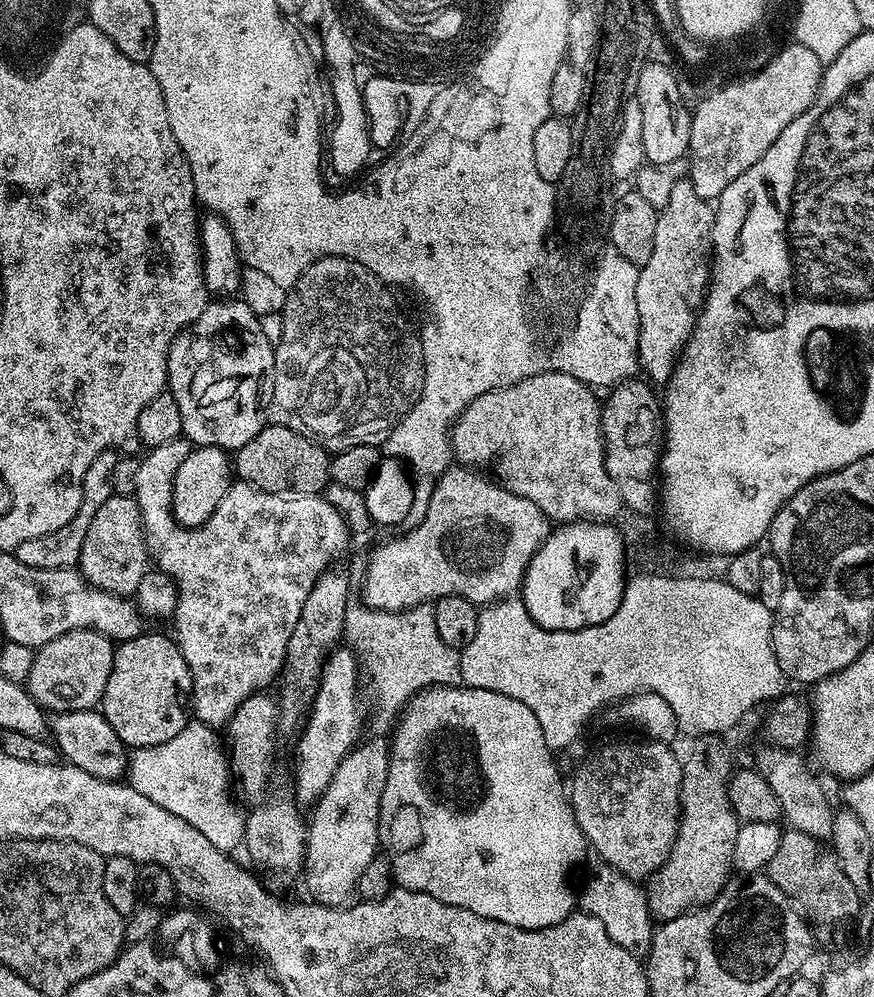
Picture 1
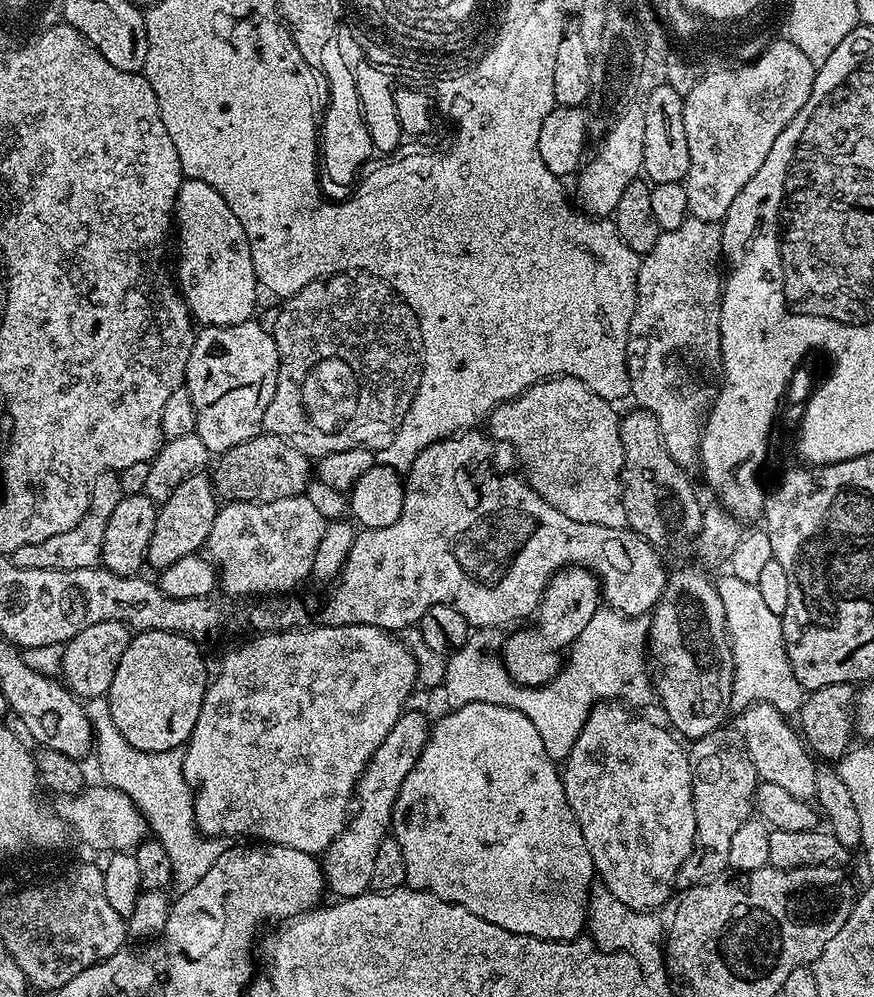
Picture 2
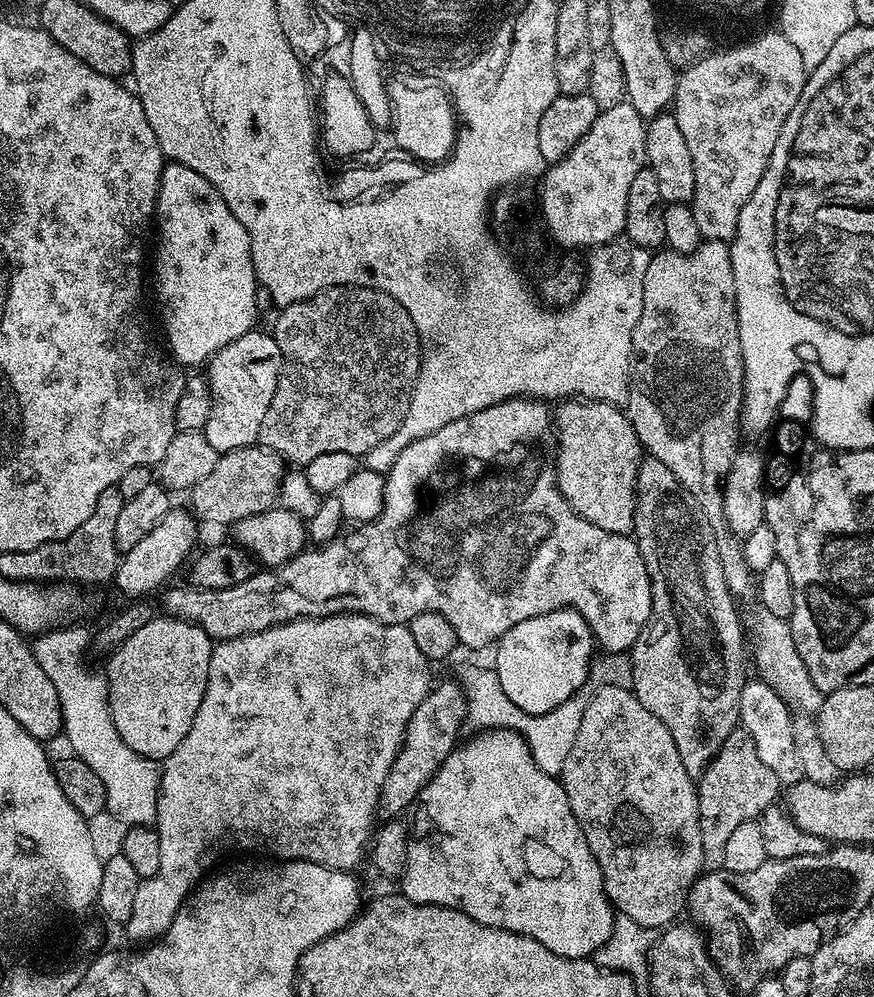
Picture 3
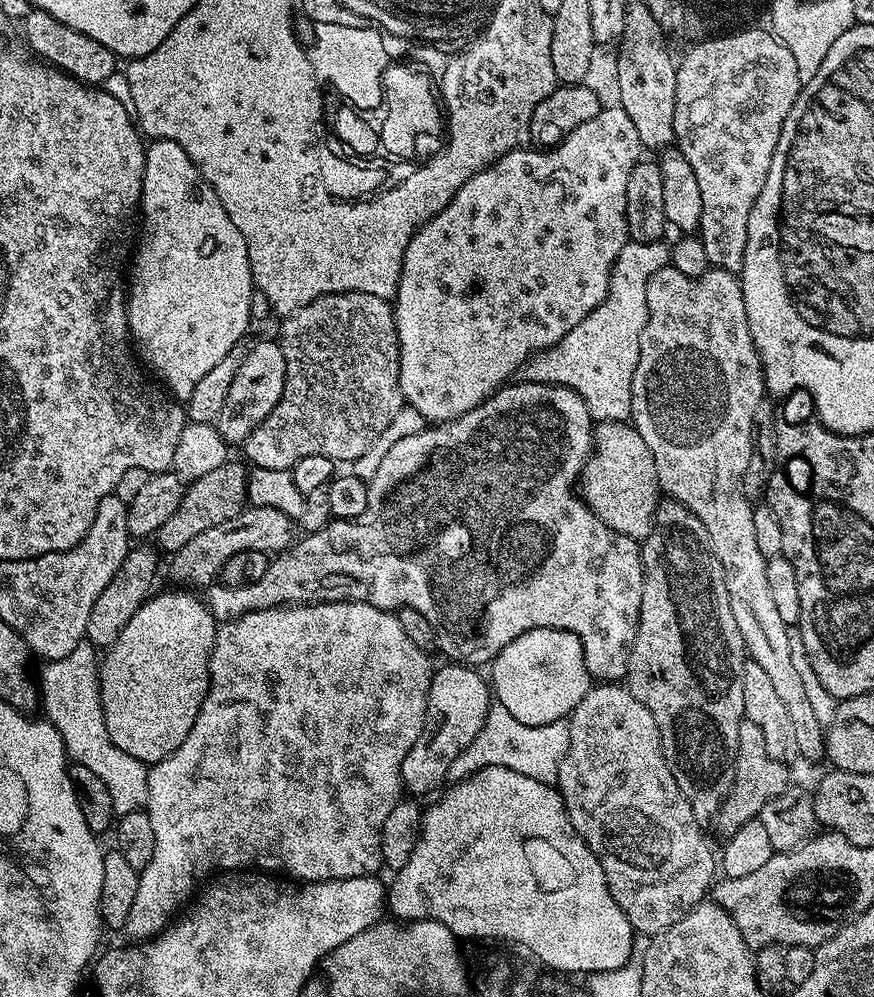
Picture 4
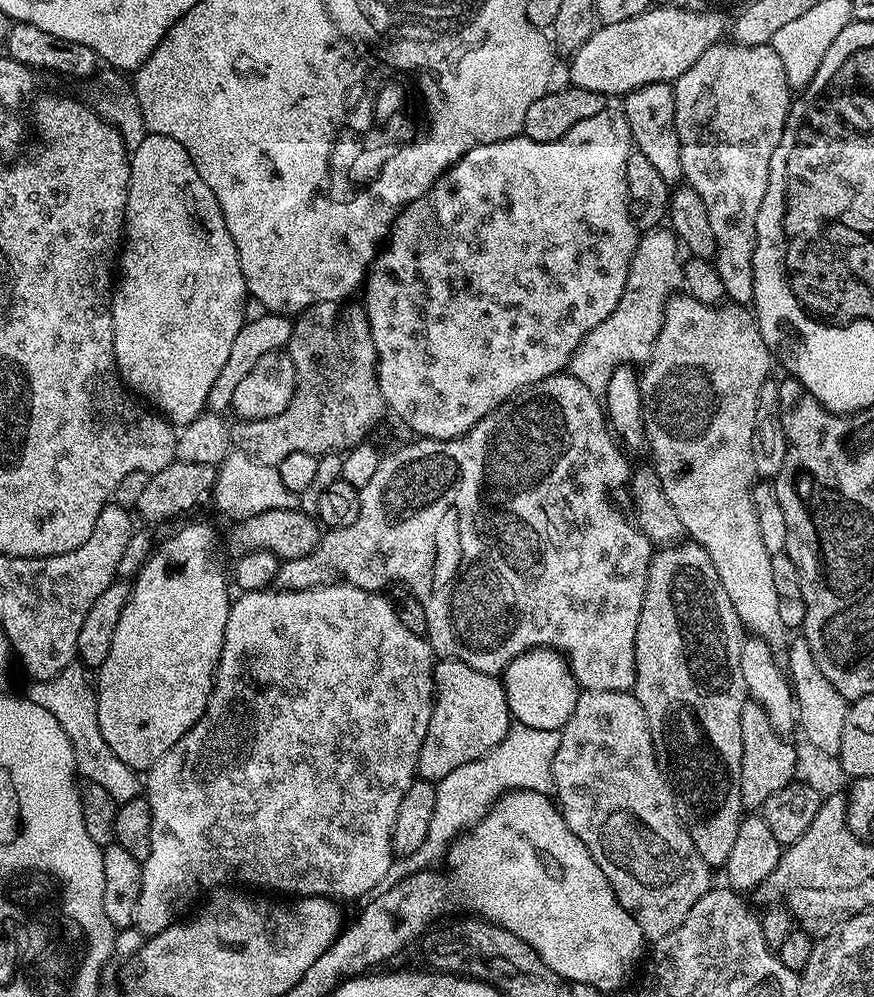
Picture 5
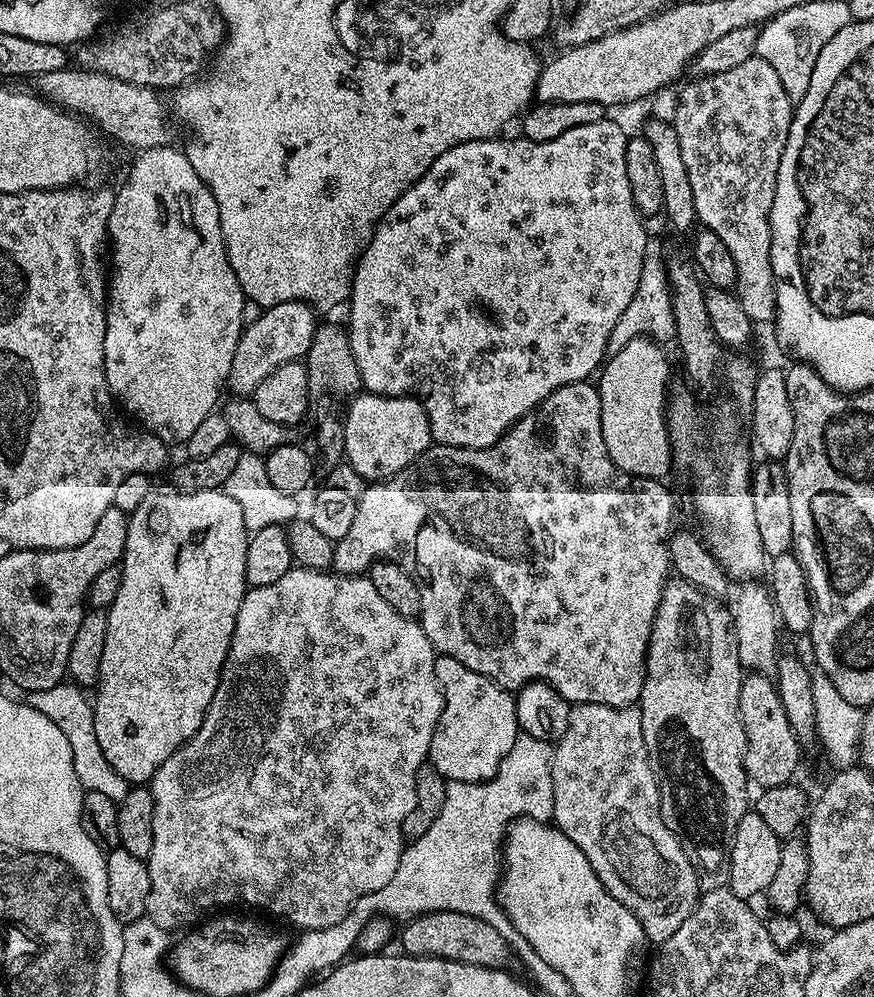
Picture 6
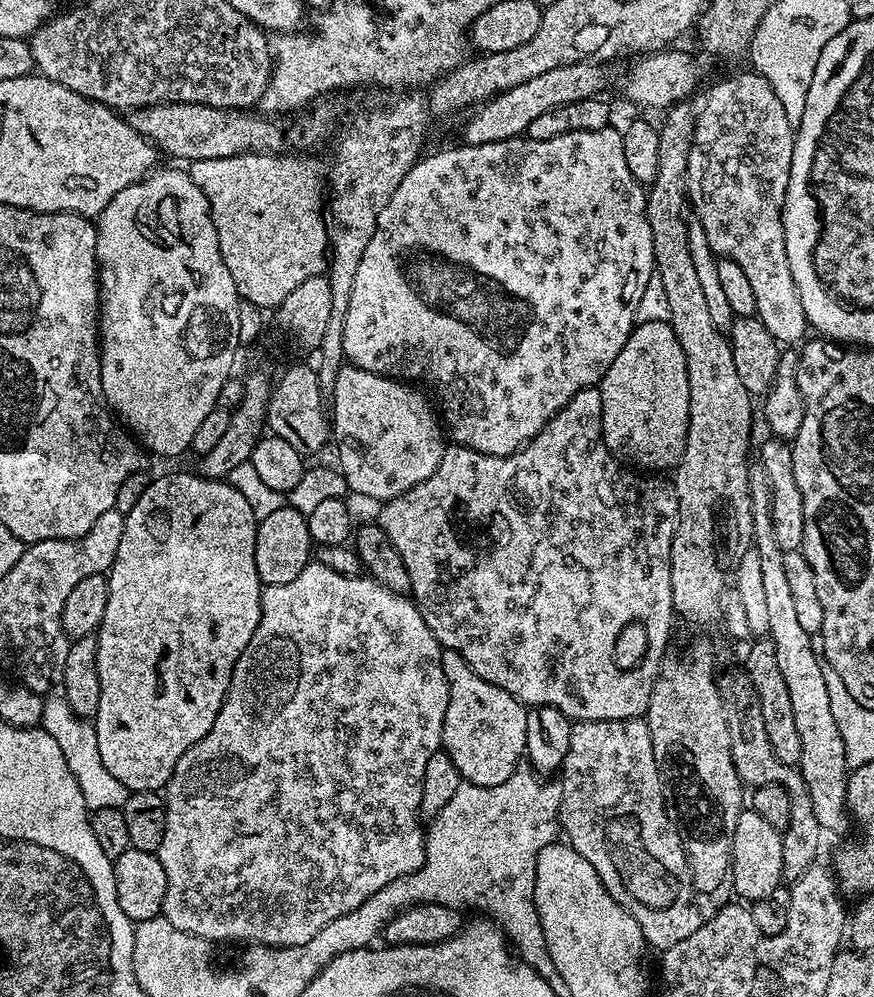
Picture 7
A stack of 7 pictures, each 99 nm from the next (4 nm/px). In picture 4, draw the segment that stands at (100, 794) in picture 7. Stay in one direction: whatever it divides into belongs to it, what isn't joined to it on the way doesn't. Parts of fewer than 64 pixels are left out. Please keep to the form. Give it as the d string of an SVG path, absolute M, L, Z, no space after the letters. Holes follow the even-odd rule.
M81 642L64 658L47 661L38 675L38 700L48 723L58 730L69 761L86 766L86 770L98 774L98 778L106 782L116 816L122 817L147 805L150 768L138 758L130 758L126 750L118 750L118 746L110 742L110 734L106 734L100 697L100 665L97 649L87 642Z

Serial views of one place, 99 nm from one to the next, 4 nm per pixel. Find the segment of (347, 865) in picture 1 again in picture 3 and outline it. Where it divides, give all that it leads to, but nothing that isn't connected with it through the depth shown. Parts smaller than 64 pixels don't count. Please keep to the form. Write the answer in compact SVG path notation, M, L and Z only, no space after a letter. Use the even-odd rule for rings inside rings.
M437 683L429 691L427 698L418 706L418 710L414 710L414 714L406 726L406 734L400 747L400 753L394 758L394 766L390 768L390 774L382 786L378 809L378 816L381 821L395 820L401 815L400 811L403 808L405 810L411 809L415 805L420 791L426 786L426 782L430 782L430 778L434 778L434 774L440 769L442 762L446 762L446 758L452 753L453 748L457 747L456 735L459 734L460 728L462 732L465 727L468 702L464 699L464 689L460 687L459 683L439 684Z

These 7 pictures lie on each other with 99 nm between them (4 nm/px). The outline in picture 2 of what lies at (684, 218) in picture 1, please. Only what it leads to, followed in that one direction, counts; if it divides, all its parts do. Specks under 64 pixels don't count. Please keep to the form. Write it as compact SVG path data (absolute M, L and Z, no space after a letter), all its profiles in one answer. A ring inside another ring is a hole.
M689 215L682 226L678 226L678 230L660 233L658 242L654 242L650 251L643 253L638 270L636 309L630 322L626 346L631 395L636 396L640 403L637 405L643 411L658 418L666 450L672 461L681 466L697 463L700 434L706 415L705 405L713 399L714 385L720 372L720 230L719 223L711 224Z

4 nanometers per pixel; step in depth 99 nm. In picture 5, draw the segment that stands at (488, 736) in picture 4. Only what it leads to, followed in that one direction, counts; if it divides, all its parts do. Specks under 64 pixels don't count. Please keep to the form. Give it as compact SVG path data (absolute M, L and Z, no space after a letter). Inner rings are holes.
M513 723L508 729L506 738L502 738L502 742L498 742L498 746L494 746L482 758L478 758L474 762L466 762L466 766L458 766L458 770L450 770L450 774L446 774L446 778L435 781L436 801L434 802L434 818L430 818L430 834L426 834L426 842L422 842L422 846L418 846L418 850L414 850L414 854L393 859L388 871L389 877L393 881L404 880L416 872L423 872L439 865L436 863L439 860L441 863L445 859L448 847L457 836L463 836L468 829L473 828L488 813L492 803L500 799L505 792L515 792L512 784L524 784L520 790L522 792L537 792L543 796L555 793L552 759L554 754L558 754L559 741L560 733L554 730L534 730L525 724Z

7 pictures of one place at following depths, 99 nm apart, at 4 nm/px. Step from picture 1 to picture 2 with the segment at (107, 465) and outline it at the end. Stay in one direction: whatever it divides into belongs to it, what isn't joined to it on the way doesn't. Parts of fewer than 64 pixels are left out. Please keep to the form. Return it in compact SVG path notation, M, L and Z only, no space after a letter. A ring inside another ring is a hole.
M103 472L94 478L94 486L90 494L90 502L86 514L70 530L62 534L54 534L54 538L46 538L46 542L34 542L30 546L22 546L17 552L11 553L11 560L20 568L34 570L82 570L95 568L100 564L102 554L102 537L106 534L106 522L114 515L118 502L124 500L122 482L115 472Z

